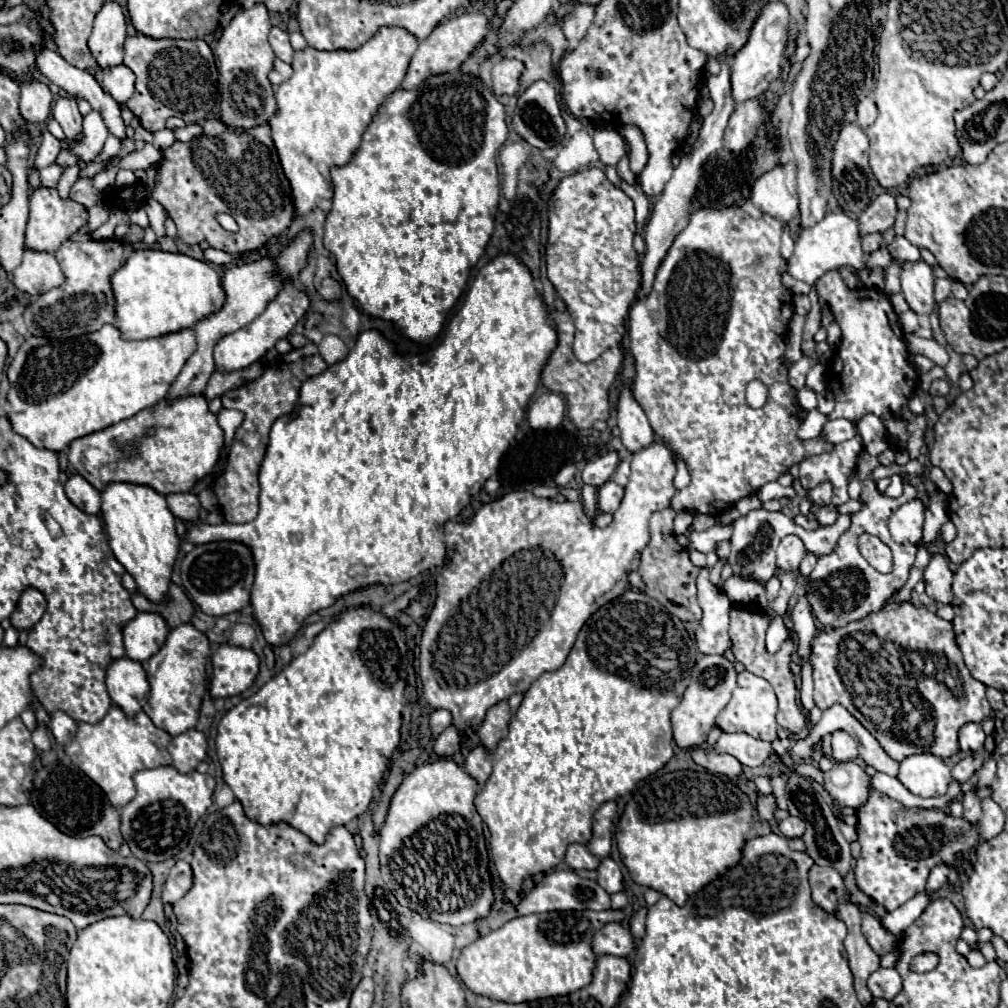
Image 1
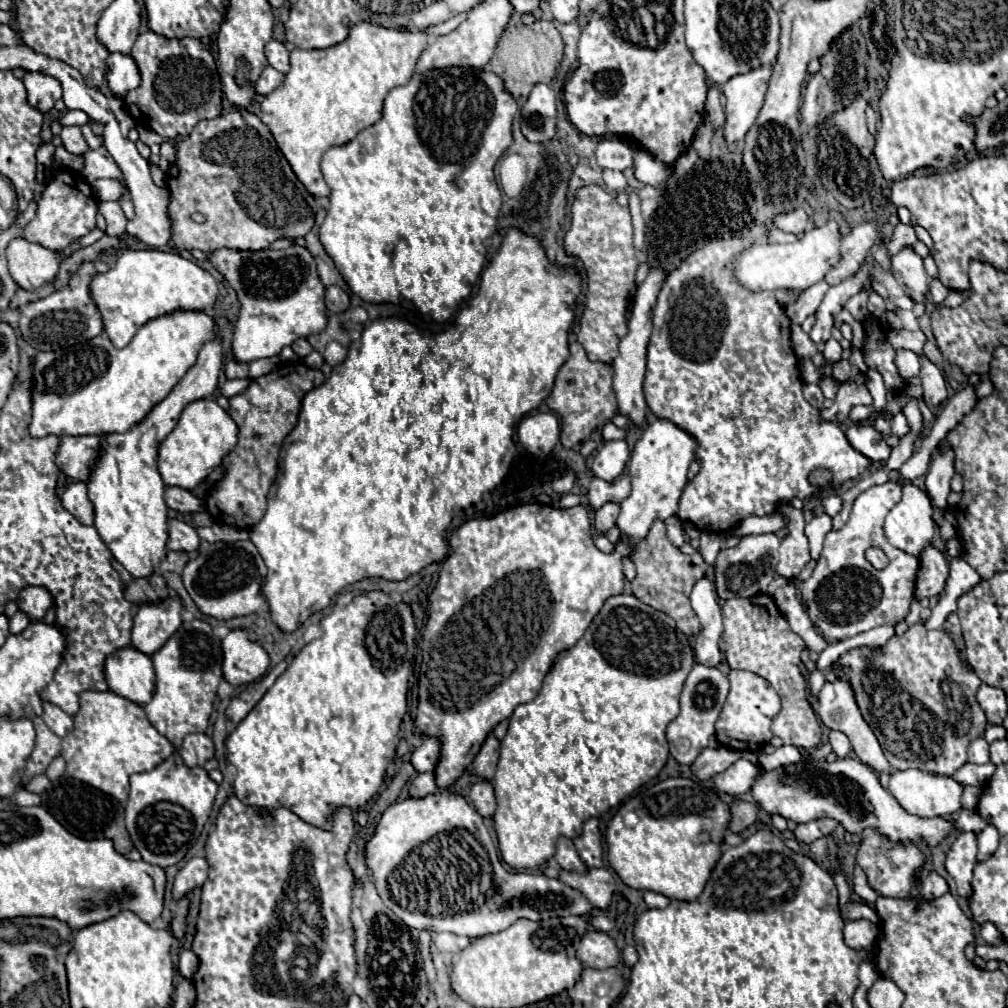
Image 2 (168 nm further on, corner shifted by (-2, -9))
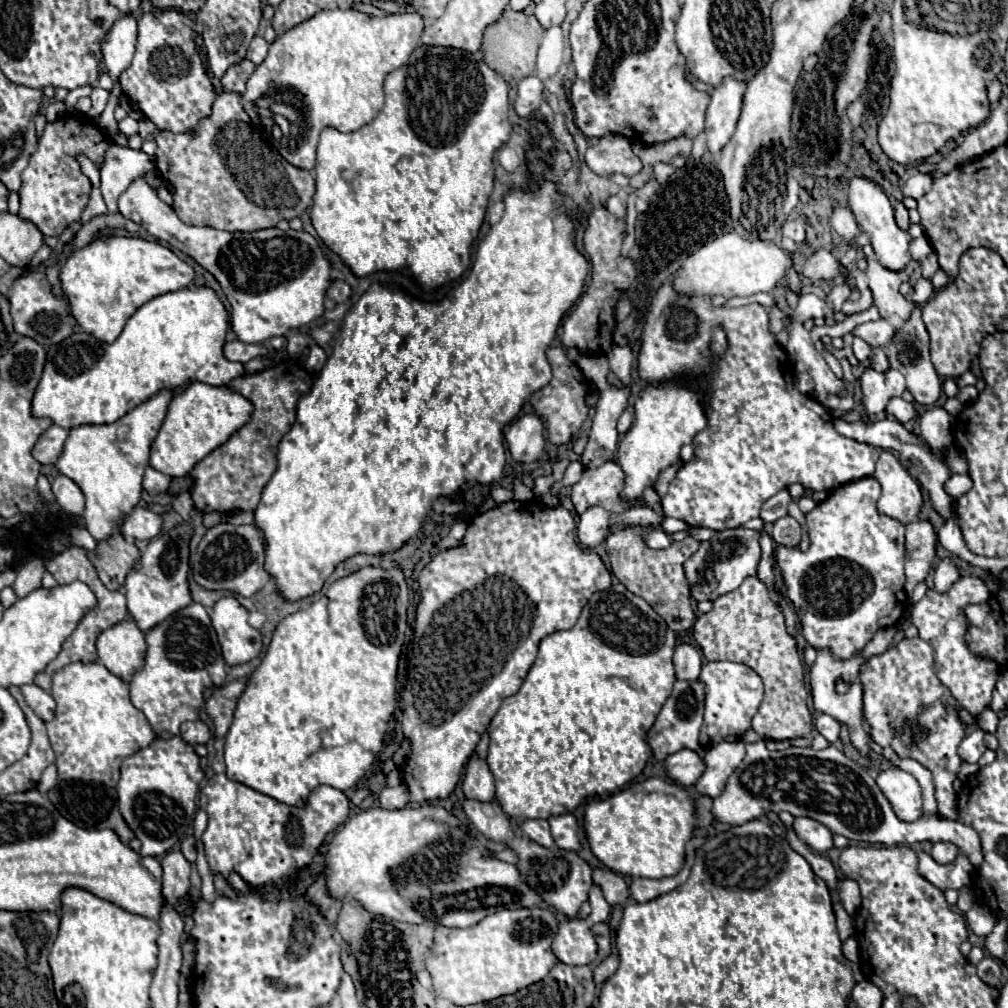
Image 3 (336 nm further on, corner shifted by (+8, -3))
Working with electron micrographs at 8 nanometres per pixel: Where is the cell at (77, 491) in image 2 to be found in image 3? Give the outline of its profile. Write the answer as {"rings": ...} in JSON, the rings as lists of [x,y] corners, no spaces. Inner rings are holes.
{"rings":[[[58,474],[54,478],[54,482],[52,482],[52,492],[56,496],[58,506],[64,512],[74,514],[74,516],[78,516],[78,514],[84,512],[84,494],[82,494],[80,486],[74,480]]]}

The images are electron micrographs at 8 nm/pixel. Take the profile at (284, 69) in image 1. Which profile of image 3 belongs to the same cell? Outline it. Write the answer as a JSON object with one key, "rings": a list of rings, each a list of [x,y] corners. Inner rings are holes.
{"rings":[[[240,60],[238,64],[232,64],[224,76],[220,78],[224,90],[230,90],[230,92],[236,92],[236,94],[242,94],[246,90],[246,80],[250,76],[250,72],[254,72],[254,64],[250,64],[250,60]]]}

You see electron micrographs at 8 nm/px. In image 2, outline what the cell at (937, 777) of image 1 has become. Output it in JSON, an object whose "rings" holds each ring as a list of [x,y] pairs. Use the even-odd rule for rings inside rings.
{"rings":[[[902,770],[902,772],[894,772],[890,776],[888,790],[894,794],[894,798],[900,802],[900,806],[904,806],[904,810],[908,810],[914,816],[924,816],[924,818],[946,816],[946,814],[954,814],[962,808],[960,806],[962,786],[958,782],[954,782],[950,776],[930,774],[930,772],[922,772],[922,770]]]}

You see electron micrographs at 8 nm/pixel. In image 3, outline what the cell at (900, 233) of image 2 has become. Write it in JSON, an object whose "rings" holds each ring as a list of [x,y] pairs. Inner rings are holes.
{"rings":[[[896,202],[896,222],[898,222],[898,226],[902,228],[902,230],[908,230],[910,228],[910,218],[908,218],[908,210],[904,208],[904,204],[902,202]]]}

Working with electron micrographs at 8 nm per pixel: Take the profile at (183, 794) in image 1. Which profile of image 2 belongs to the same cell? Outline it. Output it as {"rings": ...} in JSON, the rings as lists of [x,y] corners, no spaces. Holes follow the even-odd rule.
{"rings":[[[178,752],[150,772],[132,774],[130,798],[126,804],[126,828],[142,860],[160,868],[178,864],[196,844],[212,812],[216,790],[218,784],[208,778],[208,772],[200,766],[186,768]]]}

